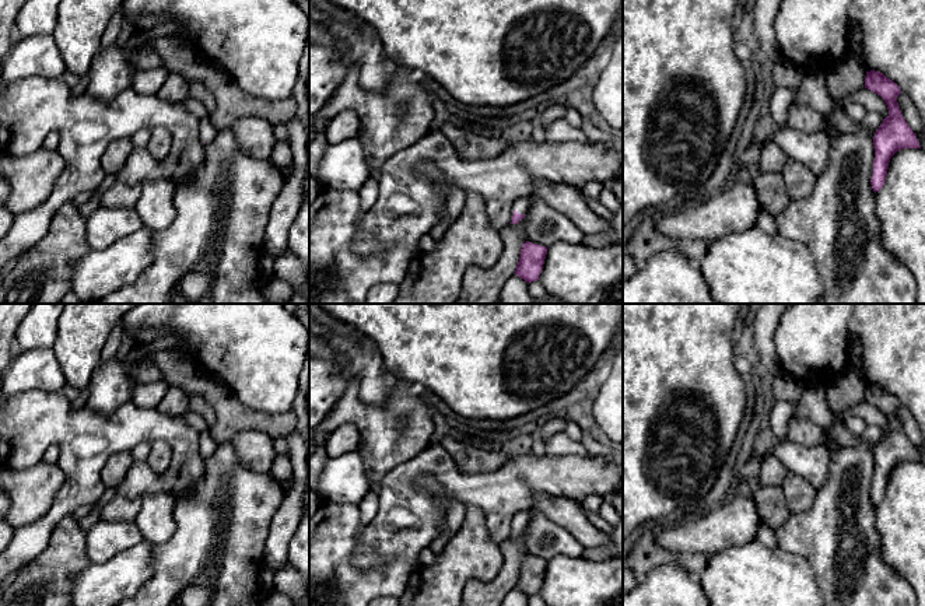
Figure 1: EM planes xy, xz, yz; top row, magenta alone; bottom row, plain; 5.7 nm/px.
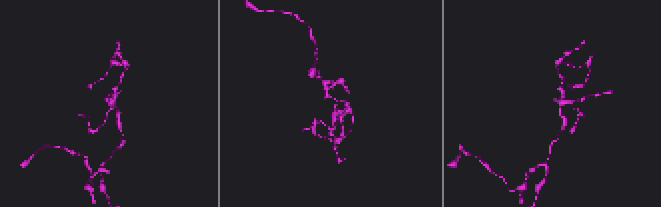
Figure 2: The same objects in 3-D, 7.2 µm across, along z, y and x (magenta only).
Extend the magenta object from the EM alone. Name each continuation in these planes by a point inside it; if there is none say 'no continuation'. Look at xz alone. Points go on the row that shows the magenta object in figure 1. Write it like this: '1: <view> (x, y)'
1: xz (522, 203)

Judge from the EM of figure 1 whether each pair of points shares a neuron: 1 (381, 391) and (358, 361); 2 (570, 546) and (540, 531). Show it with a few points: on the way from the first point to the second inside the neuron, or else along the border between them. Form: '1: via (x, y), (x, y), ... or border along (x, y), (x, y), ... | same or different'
1: via (374, 384), (365, 368) | same
2: via (563, 542), (556, 535), (547, 533) | same

